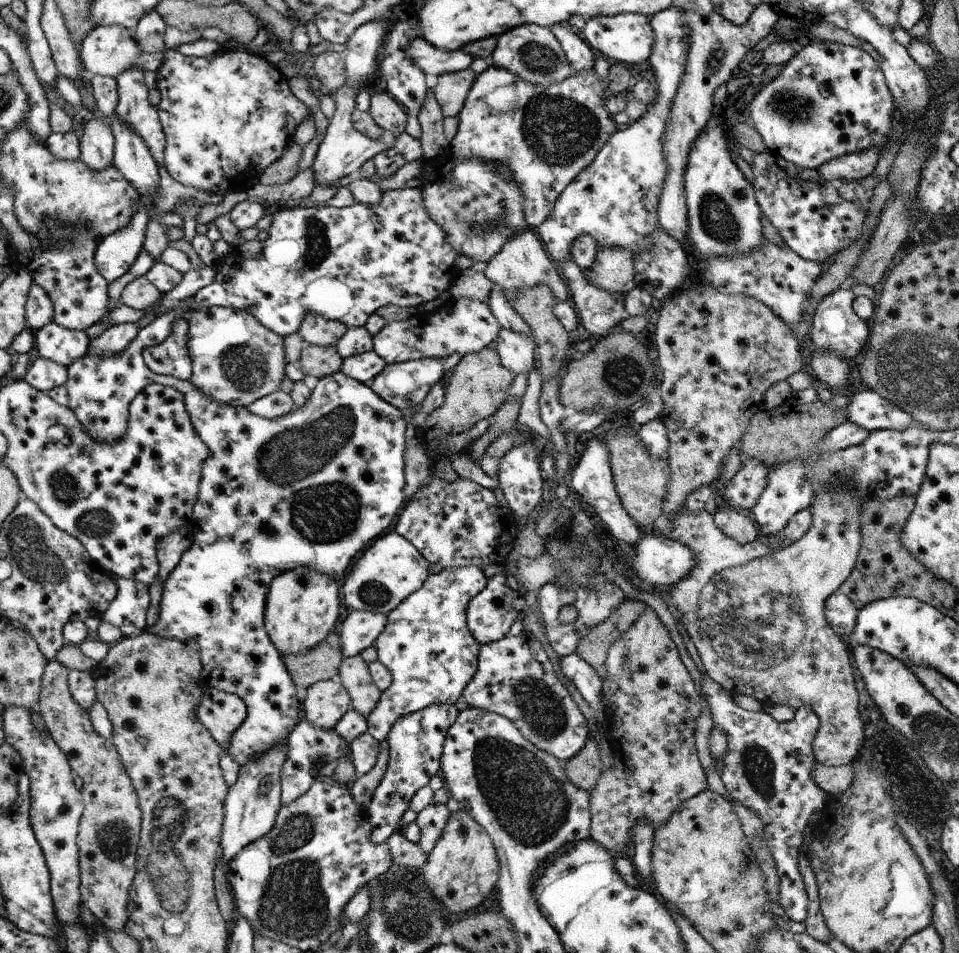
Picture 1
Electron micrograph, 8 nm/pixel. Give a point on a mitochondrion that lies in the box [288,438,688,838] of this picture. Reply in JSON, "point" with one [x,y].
{"point":[536,703]}

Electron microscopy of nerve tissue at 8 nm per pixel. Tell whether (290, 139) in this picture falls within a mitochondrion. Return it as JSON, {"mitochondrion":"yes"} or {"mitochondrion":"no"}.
{"mitochondrion":"no"}

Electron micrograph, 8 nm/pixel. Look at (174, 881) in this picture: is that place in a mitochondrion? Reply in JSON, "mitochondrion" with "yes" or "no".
{"mitochondrion":"yes"}

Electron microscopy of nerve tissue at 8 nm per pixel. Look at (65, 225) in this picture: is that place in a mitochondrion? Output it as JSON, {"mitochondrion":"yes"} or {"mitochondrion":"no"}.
{"mitochondrion":"no"}

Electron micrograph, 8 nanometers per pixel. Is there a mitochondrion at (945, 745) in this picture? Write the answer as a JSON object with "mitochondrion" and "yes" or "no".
{"mitochondrion":"yes"}

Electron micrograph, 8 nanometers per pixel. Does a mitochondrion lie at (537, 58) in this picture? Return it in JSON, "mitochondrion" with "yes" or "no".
{"mitochondrion":"yes"}

